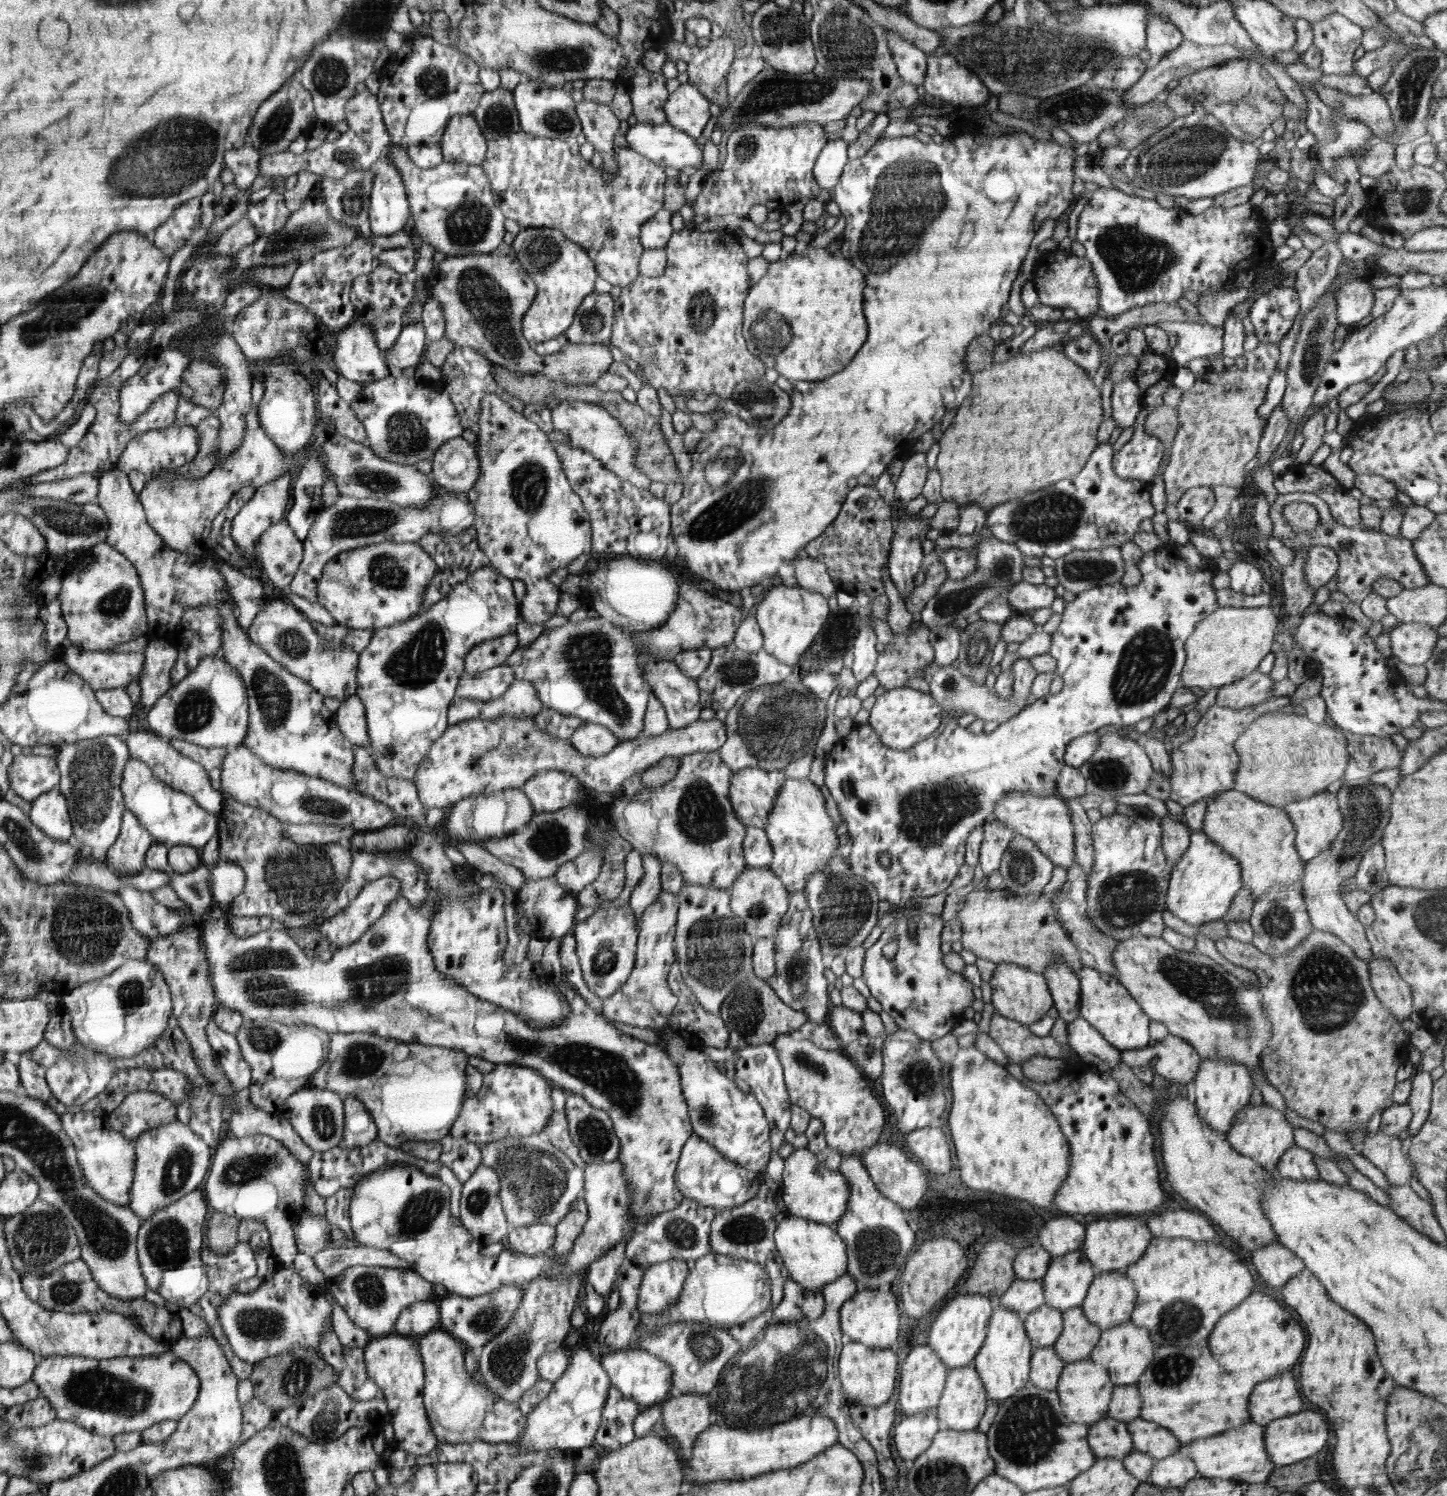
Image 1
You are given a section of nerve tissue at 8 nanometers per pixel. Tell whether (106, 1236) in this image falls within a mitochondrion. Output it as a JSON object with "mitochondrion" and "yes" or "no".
{"mitochondrion":"yes"}

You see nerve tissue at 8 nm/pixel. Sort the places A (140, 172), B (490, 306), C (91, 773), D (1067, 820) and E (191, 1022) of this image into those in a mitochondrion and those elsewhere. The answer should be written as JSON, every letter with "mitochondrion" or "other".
{"A":"mitochondrion","B":"mitochondrion","C":"mitochondrion","D":"other","E":"other"}

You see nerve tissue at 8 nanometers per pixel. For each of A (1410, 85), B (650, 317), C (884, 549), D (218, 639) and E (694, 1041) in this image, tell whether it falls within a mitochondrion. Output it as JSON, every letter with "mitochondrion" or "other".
{"A":"mitochondrion","B":"other","C":"other","D":"other","E":"other"}

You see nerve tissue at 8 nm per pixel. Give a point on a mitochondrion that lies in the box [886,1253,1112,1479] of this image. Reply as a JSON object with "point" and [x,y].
{"point":[1028,1430]}

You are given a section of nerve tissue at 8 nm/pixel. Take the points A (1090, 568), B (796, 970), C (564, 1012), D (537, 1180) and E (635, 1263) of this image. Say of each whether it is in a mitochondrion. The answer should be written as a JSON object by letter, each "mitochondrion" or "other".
{"A":"mitochondrion","B":"mitochondrion","C":"other","D":"mitochondrion","E":"other"}

